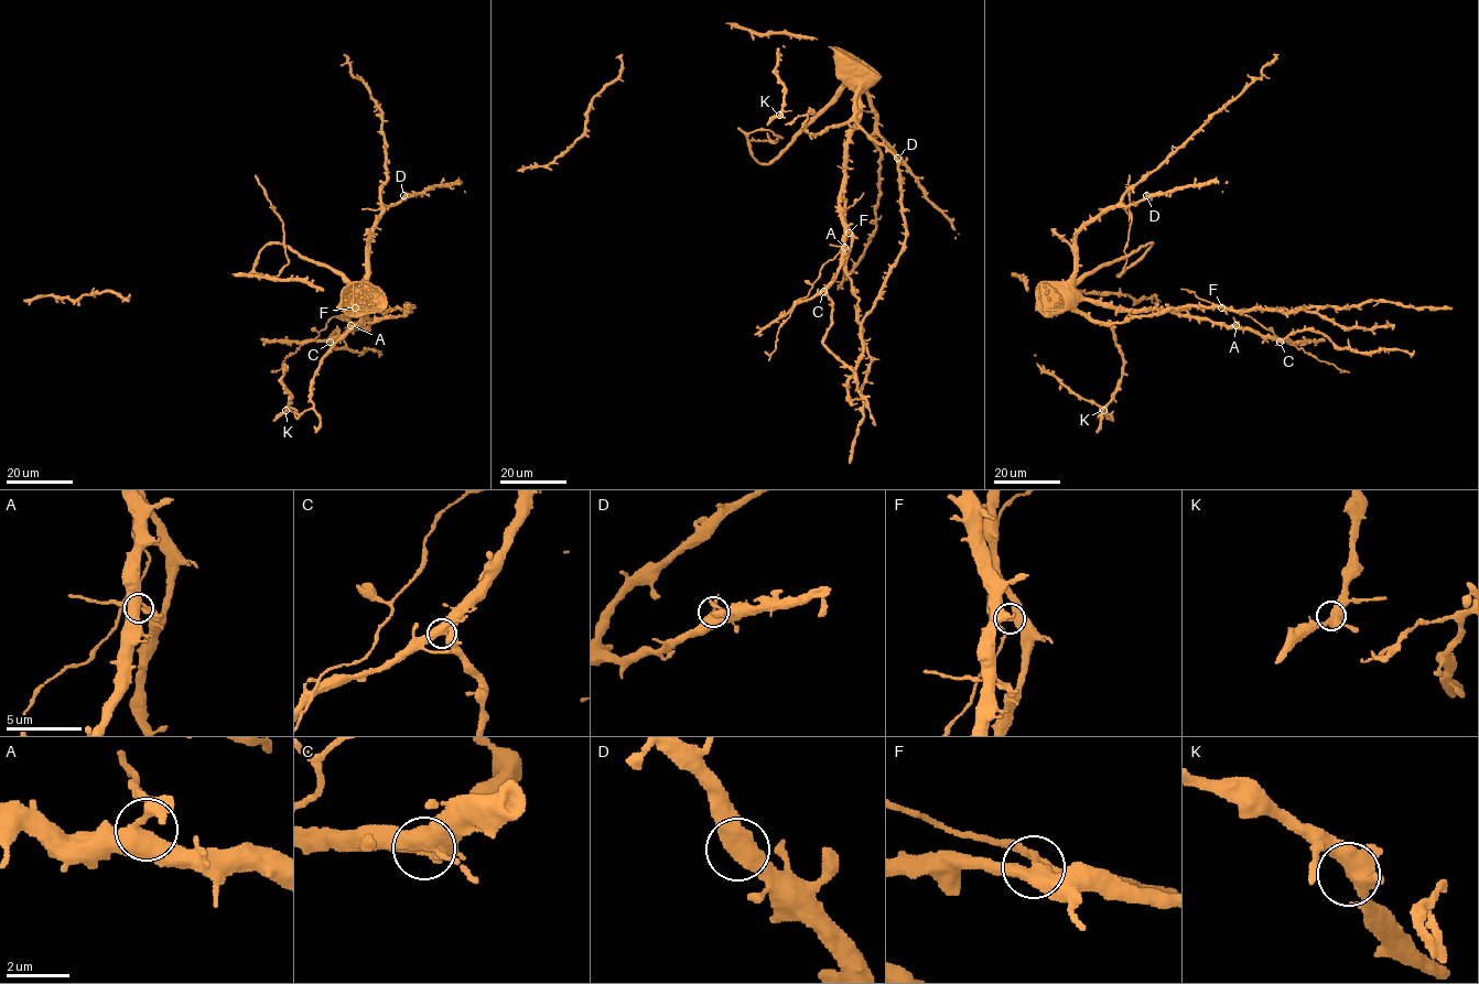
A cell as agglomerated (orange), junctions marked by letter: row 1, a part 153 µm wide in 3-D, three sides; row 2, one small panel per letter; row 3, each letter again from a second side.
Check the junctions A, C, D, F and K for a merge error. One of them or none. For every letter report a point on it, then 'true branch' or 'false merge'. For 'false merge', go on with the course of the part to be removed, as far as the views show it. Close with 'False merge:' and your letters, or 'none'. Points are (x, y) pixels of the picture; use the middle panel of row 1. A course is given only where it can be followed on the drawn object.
A: at (844, 247); true branch
C: at (823, 291); true branch
D: at (897, 158); true branch
F: at (849, 233); false merge; foreign part runs (848, 234), (840, 252), (820, 269), (809, 293), (796, 302), (790, 315), (779, 328), (776, 348), (768, 360)
K: at (779, 115); true branch
False merge: F

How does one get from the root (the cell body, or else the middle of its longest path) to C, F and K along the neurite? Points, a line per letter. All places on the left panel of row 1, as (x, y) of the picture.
C: (344, 295), (357, 295), (364, 303), (346, 316), (351, 322), (346, 331), (330, 342)
F: (344, 295), (357, 295), (364, 300), (357, 310), (351, 310), (354, 307)
K: (344, 295), (364, 307), (362, 320), (322, 359), (312, 385), (313, 406), (299, 414), (285, 410)

